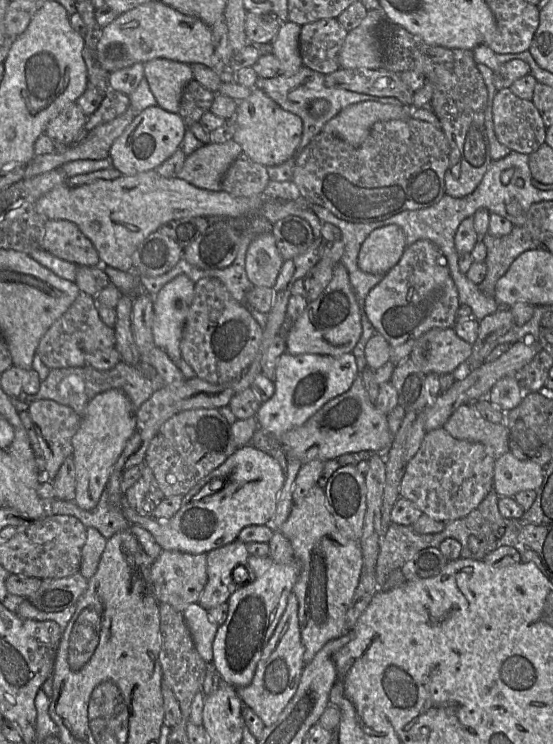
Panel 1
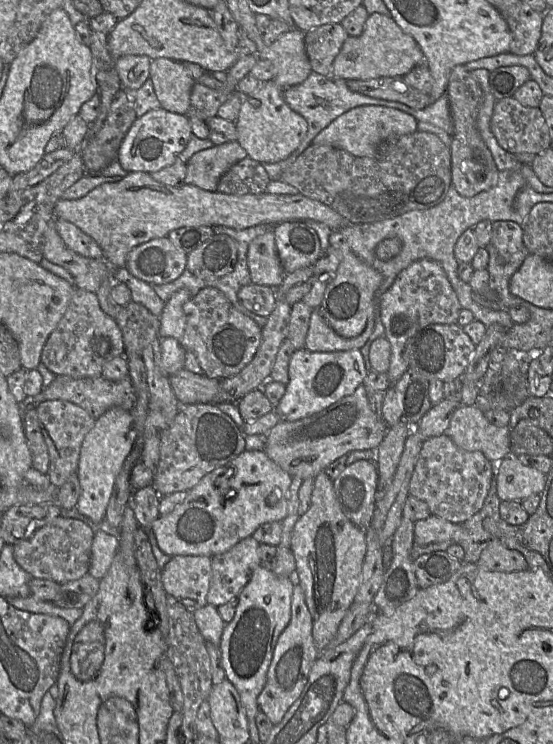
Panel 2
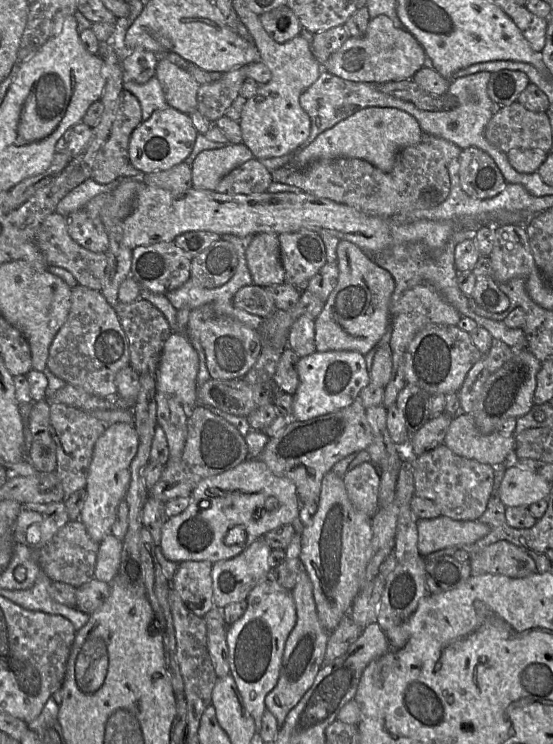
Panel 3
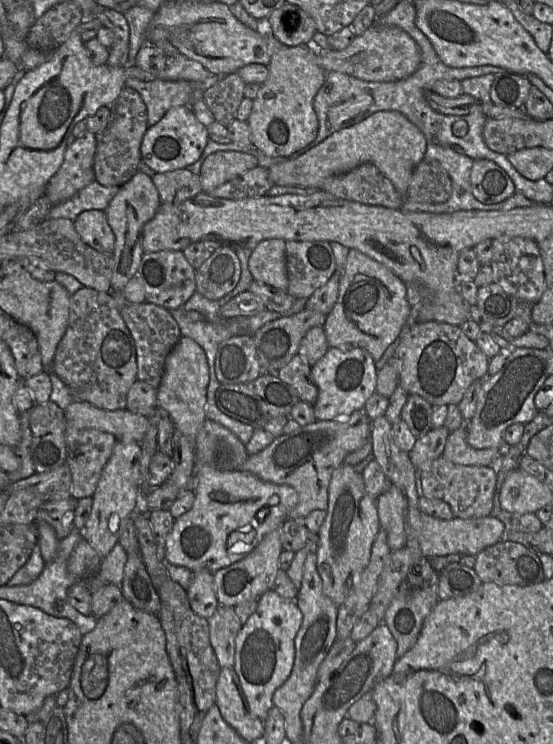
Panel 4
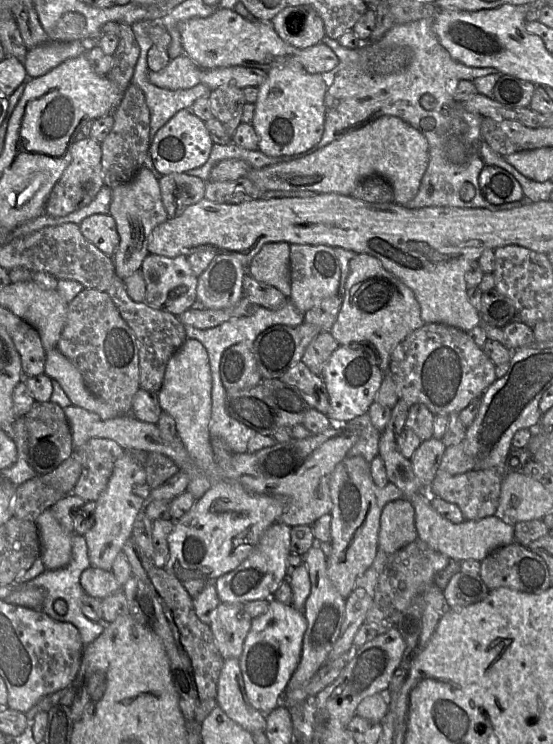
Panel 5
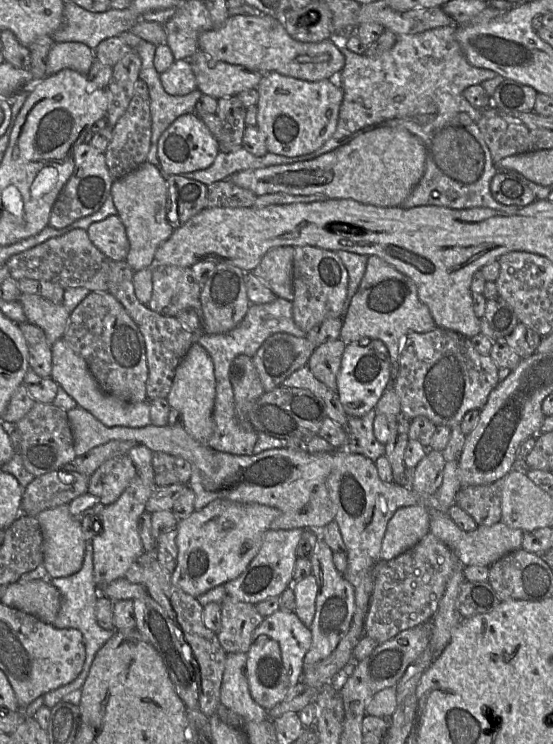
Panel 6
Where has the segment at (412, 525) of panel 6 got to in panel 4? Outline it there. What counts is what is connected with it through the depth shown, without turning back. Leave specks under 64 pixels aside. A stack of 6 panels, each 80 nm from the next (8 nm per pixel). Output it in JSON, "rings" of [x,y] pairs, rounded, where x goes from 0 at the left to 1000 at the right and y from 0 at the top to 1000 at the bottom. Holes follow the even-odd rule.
{"rings":[[[707,652],[682,668],[689,710],[698,714],[709,741],[734,735],[732,692],[736,672],[716,652]]]}

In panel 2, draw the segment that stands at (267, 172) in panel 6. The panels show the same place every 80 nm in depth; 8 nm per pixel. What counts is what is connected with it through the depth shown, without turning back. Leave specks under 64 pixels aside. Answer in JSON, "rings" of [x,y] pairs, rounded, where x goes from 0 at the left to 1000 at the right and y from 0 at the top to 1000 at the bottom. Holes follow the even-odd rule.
{"rings":[[[655,141],[609,157],[566,187],[566,194],[595,195],[620,200],[642,210],[675,211],[698,188],[756,175],[756,163],[741,153],[707,144]]]}

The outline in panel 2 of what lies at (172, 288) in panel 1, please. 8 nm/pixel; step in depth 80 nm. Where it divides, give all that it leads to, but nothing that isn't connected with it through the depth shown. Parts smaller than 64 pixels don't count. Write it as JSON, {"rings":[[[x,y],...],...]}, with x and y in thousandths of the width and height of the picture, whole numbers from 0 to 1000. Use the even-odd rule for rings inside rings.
{"rings":[[[325,388],[298,406],[293,421],[286,426],[286,450],[289,454],[313,453],[322,458],[329,456],[336,438],[331,410],[345,399],[347,397],[340,390]]]}

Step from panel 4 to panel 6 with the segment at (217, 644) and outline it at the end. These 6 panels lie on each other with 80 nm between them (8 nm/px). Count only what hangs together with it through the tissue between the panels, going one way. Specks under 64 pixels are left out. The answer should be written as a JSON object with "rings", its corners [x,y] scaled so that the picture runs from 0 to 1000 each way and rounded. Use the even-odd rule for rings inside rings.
{"rings":[[[409,802],[400,813],[400,843],[389,849],[400,868],[414,878],[447,878],[461,845],[477,829],[461,812]]]}

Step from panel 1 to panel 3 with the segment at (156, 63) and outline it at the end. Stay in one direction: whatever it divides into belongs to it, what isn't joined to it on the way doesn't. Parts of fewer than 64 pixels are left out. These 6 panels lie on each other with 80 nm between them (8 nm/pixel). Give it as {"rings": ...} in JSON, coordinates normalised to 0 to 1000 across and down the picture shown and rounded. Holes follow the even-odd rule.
{"rings":[[[289,75],[280,103],[288,108],[307,144],[336,153],[356,148],[356,124],[362,113],[338,94]]]}

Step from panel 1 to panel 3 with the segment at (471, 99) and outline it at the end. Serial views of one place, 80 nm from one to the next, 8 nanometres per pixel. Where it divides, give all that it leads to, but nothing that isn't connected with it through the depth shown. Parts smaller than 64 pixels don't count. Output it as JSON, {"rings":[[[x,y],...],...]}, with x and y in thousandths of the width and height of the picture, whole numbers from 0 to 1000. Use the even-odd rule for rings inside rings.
{"rings":[[[863,198],[835,200],[830,238],[835,254],[848,263],[864,267],[890,266],[917,249],[895,216]]]}

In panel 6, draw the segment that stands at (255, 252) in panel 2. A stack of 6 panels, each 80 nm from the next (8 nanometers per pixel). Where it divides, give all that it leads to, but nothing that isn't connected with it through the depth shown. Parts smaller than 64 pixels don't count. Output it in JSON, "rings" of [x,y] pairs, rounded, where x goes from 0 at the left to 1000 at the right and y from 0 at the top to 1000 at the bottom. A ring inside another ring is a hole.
{"rings":[[[505,331],[488,335],[456,366],[456,368],[477,379],[501,399],[524,406],[532,402],[532,336],[530,331]]]}

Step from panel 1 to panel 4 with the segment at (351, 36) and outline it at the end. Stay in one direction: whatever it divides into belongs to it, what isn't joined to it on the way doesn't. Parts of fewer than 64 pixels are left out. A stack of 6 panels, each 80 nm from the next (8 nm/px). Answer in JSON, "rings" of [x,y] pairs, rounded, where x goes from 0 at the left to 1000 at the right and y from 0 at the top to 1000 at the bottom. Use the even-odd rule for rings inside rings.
{"rings":[[[678,31],[656,46],[640,51],[620,67],[580,66],[577,74],[590,95],[608,95],[642,105],[705,110],[743,102],[761,86],[761,69],[749,52],[731,40],[714,35],[693,35]]]}

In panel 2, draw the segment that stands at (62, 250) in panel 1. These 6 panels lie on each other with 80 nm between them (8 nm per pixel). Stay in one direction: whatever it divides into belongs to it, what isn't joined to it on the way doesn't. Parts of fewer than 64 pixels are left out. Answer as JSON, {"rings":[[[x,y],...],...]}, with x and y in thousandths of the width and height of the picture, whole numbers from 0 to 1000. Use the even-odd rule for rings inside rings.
{"rings":[[[101,294],[99,304],[107,317],[127,336],[157,347],[186,348],[186,337],[175,325],[136,301]]]}

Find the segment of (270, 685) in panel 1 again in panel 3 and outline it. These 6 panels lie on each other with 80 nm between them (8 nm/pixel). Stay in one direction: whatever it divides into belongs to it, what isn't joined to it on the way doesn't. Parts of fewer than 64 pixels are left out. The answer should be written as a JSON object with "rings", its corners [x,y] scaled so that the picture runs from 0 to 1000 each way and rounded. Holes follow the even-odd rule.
{"rings":[[[548,759],[528,798],[535,813],[537,836],[515,864],[501,919],[479,937],[483,954],[499,964],[506,977],[514,973],[523,956],[539,946],[564,922],[577,899],[584,894],[597,852],[577,833],[566,800],[566,785]]]}

